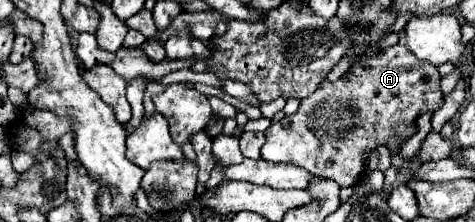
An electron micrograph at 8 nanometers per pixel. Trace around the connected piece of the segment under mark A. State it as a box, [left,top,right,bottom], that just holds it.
[262,45,454,189]

